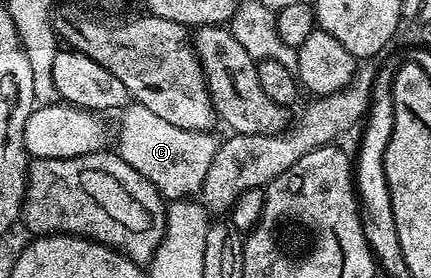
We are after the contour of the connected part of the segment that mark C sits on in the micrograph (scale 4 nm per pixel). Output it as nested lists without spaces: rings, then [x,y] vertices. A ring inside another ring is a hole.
[[[135,102],[126,106],[120,116],[117,146],[120,157],[153,183],[166,200],[182,200],[200,192],[219,146],[219,141],[212,136],[212,132],[175,127],[173,123],[159,118],[149,107]]]

